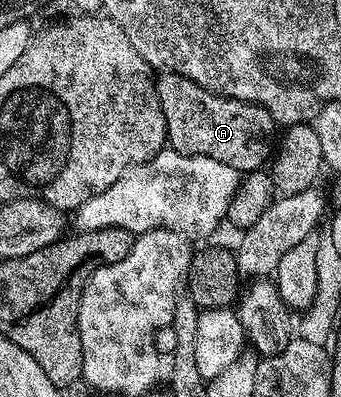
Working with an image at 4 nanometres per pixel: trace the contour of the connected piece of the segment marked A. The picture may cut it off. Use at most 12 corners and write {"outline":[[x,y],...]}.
{"outline":[[161,71],[167,143],[240,174],[269,163],[262,106]]}

